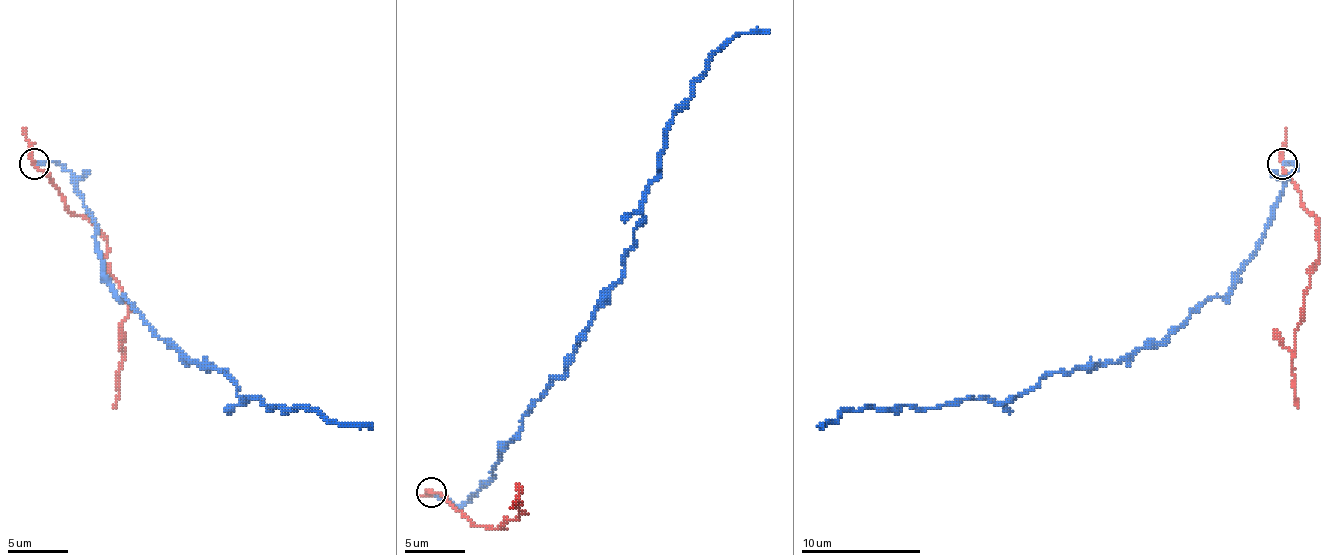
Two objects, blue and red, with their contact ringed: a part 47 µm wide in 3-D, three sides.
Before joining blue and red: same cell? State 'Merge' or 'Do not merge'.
Do not merge

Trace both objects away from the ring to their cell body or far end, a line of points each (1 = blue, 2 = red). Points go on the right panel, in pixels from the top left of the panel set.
1: (1283, 164), (1295, 164), (1238, 282), (1162, 342), (1114, 363), (1051, 372), (1006, 402), (844, 411), (820, 426)
2: (1283, 164), (1301, 191), (1304, 206), (1316, 215), (1319, 242), (1304, 318), (1295, 330), (1292, 369), (1298, 408)

